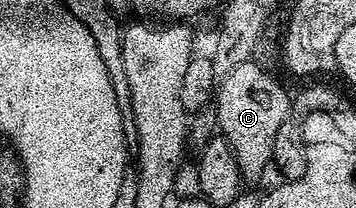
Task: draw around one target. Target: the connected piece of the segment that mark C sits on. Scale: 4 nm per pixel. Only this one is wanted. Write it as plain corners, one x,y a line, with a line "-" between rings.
251,59
237,65
221,78
216,89
216,125
221,136
225,137
226,142
232,147
236,163
247,182
256,180
265,171
266,164
270,165
273,162
273,144
276,143
276,135
281,124
289,114
292,100
291,94
286,94
285,87
276,78
269,77
256,62
257,60

